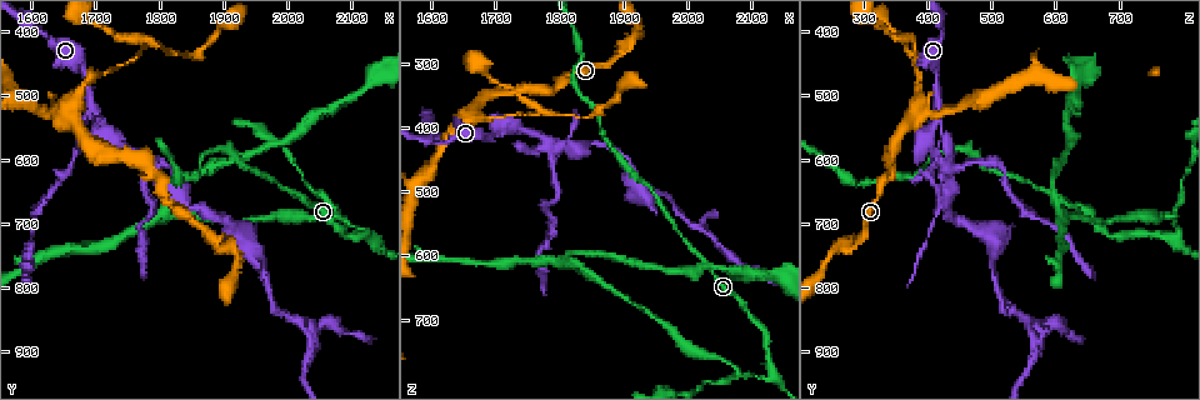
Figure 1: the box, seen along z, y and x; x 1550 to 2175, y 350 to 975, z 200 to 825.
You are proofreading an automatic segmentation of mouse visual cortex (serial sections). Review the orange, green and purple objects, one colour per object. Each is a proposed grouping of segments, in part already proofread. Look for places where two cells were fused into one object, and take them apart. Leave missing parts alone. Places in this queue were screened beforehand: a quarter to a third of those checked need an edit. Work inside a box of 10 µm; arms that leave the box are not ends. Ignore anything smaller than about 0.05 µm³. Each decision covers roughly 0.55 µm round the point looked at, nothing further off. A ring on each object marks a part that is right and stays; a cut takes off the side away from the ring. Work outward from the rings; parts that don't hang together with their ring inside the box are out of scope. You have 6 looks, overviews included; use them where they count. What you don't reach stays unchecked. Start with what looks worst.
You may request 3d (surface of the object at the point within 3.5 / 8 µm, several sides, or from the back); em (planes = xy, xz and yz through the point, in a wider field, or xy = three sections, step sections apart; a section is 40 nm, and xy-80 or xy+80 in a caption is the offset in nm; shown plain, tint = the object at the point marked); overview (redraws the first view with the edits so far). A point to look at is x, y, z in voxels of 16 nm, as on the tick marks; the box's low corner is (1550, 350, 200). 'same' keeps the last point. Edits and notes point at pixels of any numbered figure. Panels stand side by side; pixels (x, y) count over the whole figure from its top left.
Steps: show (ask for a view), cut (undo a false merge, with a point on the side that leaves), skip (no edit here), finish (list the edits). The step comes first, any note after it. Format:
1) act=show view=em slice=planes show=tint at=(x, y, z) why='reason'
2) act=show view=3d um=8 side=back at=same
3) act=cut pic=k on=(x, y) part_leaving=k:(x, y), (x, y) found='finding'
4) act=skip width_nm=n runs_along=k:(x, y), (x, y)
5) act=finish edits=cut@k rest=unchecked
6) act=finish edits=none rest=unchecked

act=show view=3d um=8 at=(1690, 510, 410) why='arms run side by side'

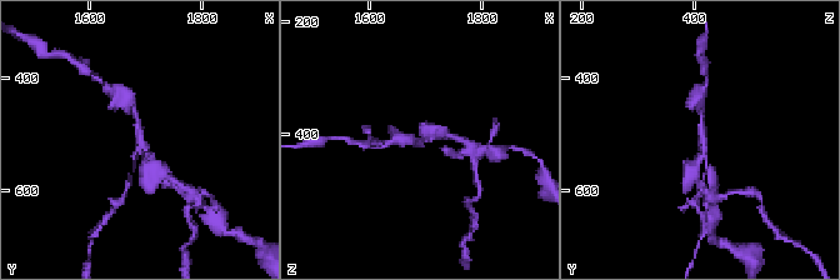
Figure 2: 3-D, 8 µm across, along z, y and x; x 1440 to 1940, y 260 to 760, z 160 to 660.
act=show view=em slice=planes show=tint at=same arms=3 arm_widths_nm=100,100,250 why='shape alone is not enough'

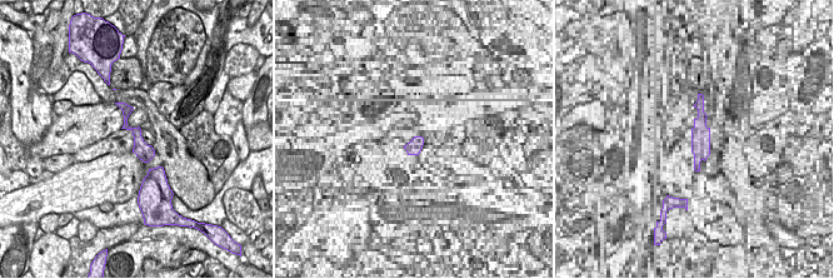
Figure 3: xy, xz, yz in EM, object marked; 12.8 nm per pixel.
act=skip runs_along=2:(129, 106), (153, 171) found='all the same cell'

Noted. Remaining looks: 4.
act=show view=3d um=8 side=back at=(2085, 690, 785) why='abrupt turn'

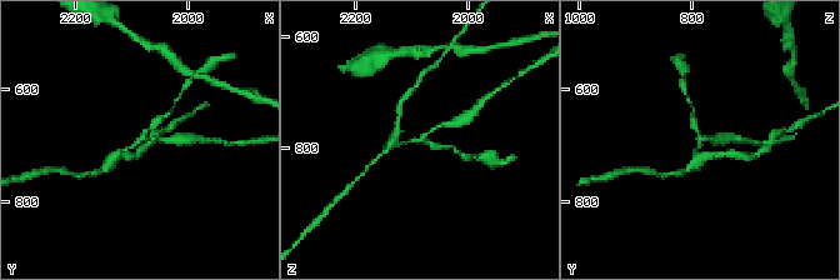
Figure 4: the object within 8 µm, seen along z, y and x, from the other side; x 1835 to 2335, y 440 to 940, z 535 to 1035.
act=show view=em slice=planes show=tint at=same arms=3 arm_widths_nm=150,150,150

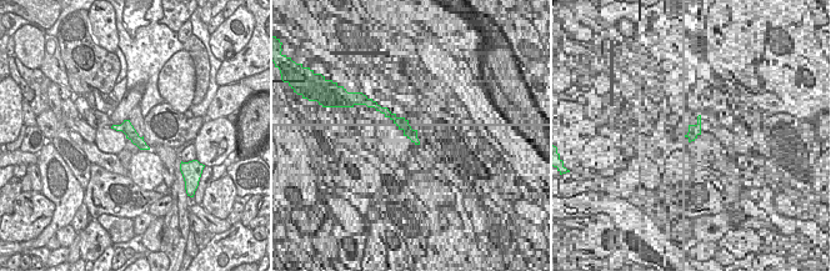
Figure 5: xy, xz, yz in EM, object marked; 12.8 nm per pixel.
act=cut pic=4 on=(174, 139) found='two cells meet here'

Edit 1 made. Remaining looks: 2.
act=finish edits=cut@4 rest=unchecked

